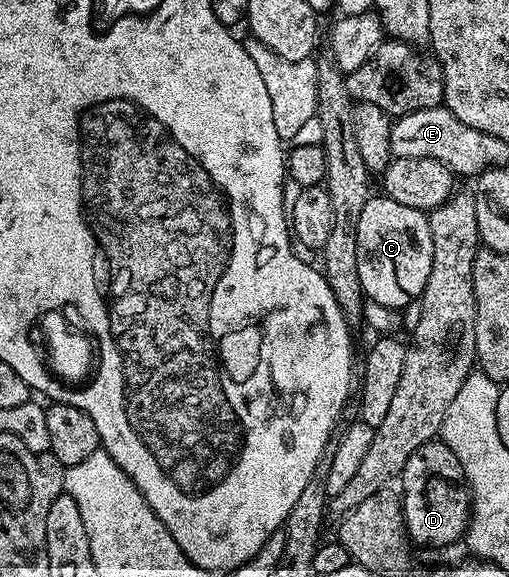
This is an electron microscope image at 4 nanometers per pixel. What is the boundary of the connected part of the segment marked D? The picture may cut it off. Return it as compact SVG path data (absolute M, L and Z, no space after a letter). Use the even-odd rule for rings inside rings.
M440 441L420 445L404 465L400 476L402 517L406 520L406 534L422 547L446 547L463 538L472 514L470 489L456 461L456 453Z

